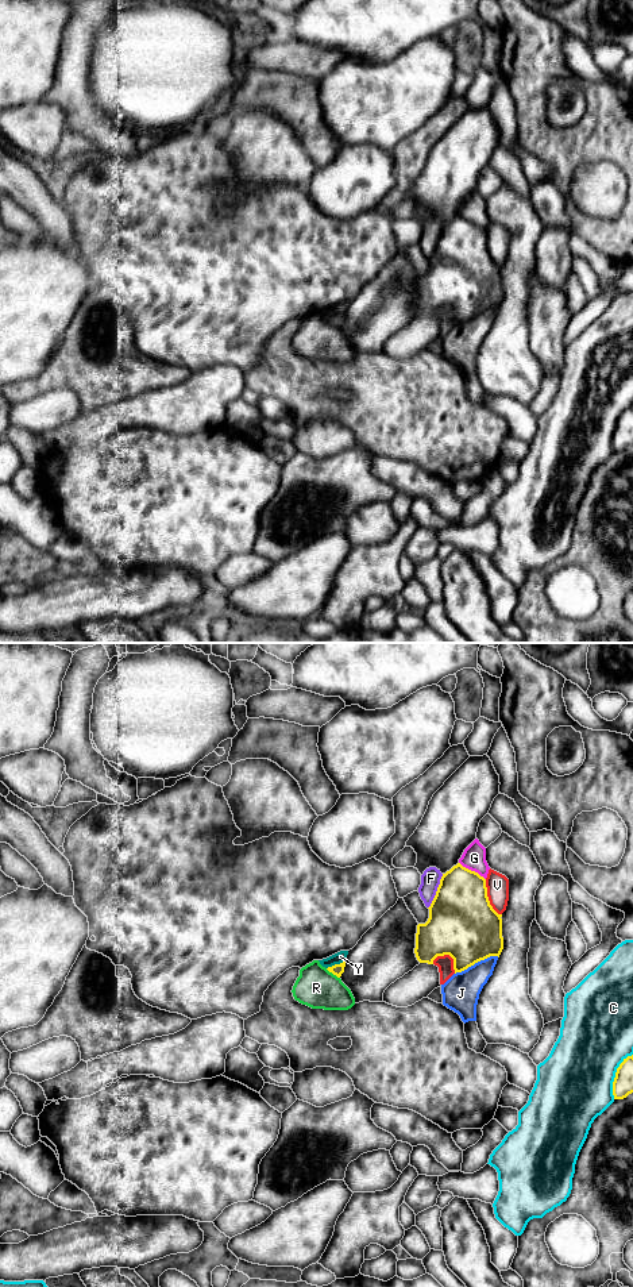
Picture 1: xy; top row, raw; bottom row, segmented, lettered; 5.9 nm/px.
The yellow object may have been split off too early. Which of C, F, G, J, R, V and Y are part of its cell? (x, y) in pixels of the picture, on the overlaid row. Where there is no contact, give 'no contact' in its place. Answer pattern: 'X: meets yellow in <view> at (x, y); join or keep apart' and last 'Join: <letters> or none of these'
C: meets yellow in xy at (616, 1075); keep apart
F: meets yellow in xy at (436, 891); keep apart
G: meets yellow in xy at (473, 871); keep apart
J: meets yellow in xy at (477, 962); keep apart
R: meets yellow in xy at (332, 973); keep apart
V: meets yellow in xy at (487, 898); keep apart
Y: meets yellow in xy at (335, 964); keep apart
Join: none of these

